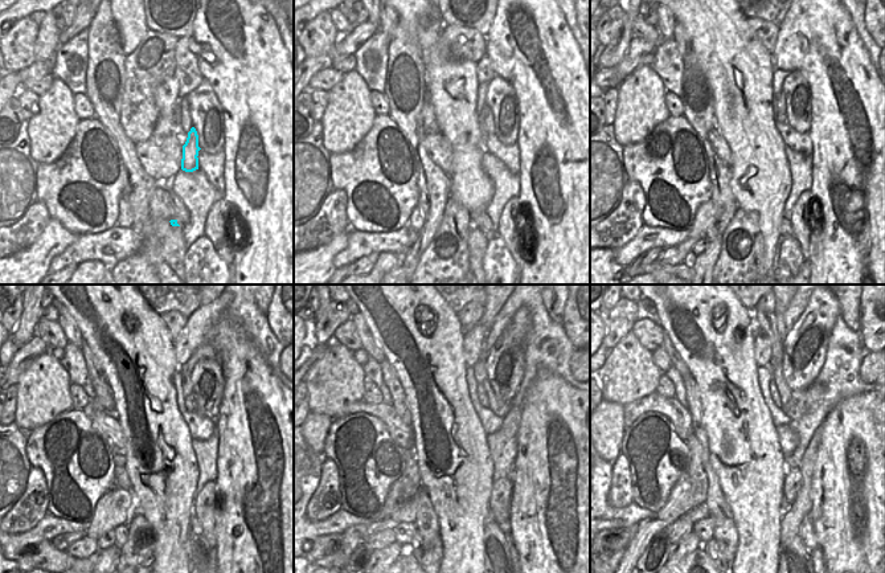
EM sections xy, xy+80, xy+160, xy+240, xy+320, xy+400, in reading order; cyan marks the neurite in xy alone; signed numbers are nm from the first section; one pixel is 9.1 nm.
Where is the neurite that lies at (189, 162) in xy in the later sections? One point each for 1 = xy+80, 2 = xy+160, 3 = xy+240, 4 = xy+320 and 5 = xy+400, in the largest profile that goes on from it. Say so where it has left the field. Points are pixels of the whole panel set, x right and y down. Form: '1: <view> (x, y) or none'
1: xy+80 (486, 119)
2: xy+160 (779, 101)
3: xy+240 (187, 379)
4: xy+320 (480, 368)
5: xy+400 (766, 320)

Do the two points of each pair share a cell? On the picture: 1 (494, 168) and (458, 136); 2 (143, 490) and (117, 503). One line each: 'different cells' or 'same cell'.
1: different cells
2: different cells

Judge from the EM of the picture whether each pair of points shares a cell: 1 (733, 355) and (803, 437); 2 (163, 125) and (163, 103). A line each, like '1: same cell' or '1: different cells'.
1: different cells
2: different cells

